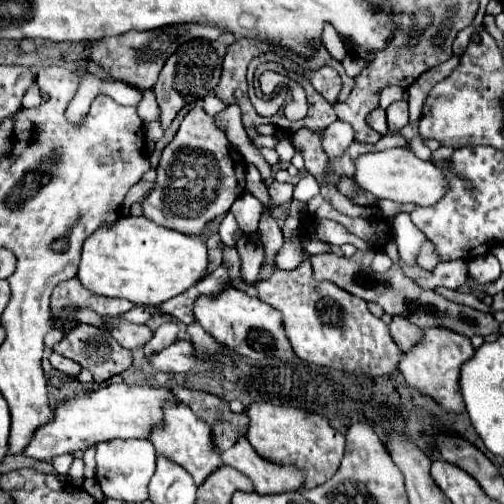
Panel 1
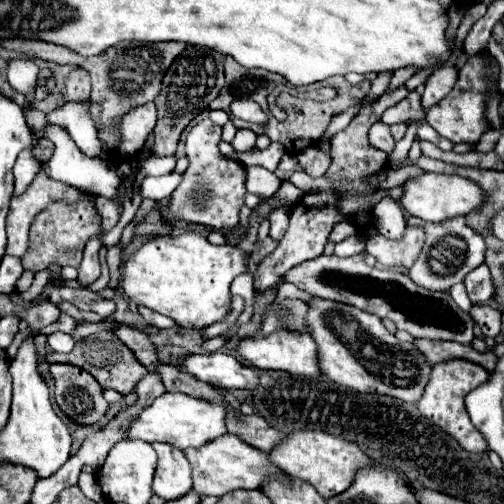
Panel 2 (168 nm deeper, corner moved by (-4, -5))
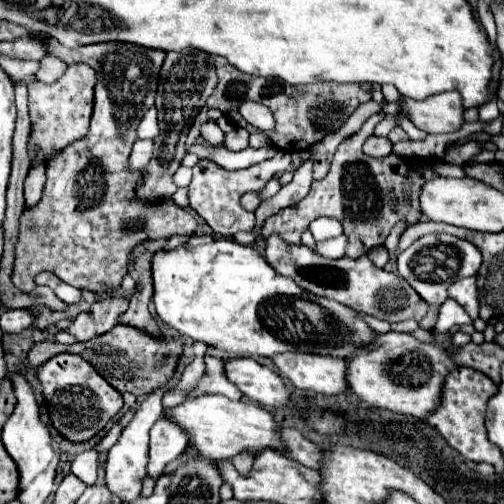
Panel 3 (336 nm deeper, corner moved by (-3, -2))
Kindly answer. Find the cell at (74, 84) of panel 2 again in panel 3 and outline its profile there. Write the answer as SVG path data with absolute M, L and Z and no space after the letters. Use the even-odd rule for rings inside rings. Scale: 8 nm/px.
M77 63L71 65L65 75L53 83L45 85L41 81L29 83L29 113L31 113L31 139L29 139L29 157L49 159L51 153L63 149L65 145L87 135L89 117L93 109L93 87L95 87L95 71Z

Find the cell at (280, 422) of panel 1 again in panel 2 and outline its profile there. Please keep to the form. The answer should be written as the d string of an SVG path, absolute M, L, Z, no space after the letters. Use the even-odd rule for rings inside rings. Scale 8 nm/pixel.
M298 430L286 436L272 452L270 460L280 466L288 476L300 478L316 488L322 498L332 498L350 488L352 478L360 468L372 466L372 458L350 440L320 432L320 430Z

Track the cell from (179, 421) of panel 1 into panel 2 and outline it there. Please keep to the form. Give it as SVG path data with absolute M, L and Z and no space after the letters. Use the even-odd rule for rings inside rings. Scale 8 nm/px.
M234 434L220 436L218 440L210 442L210 444L204 444L198 450L188 448L186 458L192 466L194 488L202 496L224 496L224 494L234 492L234 490L260 490L272 478L286 480L286 474L276 464L270 462L268 454L264 454L258 448L252 448L252 446L244 444Z

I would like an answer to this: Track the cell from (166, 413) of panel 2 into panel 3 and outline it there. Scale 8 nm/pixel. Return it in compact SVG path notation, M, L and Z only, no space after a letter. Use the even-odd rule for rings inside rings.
M199 395L189 397L177 407L163 409L163 415L175 421L189 437L191 445L205 459L229 459L241 451L257 453L259 449L281 449L273 415L255 405L243 401L231 401L223 395Z

